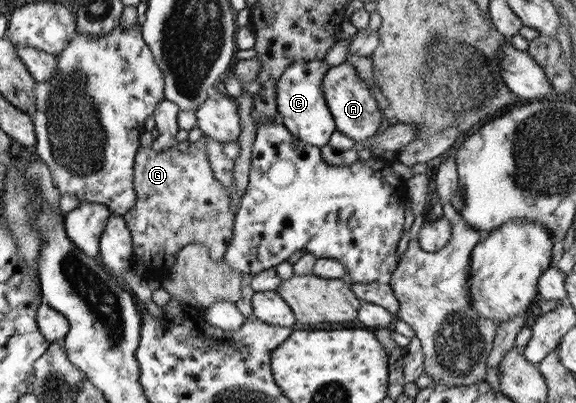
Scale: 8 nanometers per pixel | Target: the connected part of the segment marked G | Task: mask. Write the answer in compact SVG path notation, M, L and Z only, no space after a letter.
M202 136L195 142L183 140L175 142L166 153L159 154L148 146L138 146L133 160L133 189L136 200L129 210L121 216L132 238L132 251L140 265L144 267L144 279L162 281L168 277L170 267L174 265L174 255L180 247L188 243L206 245L210 259L220 261L230 240L234 215L229 209L228 191L212 176L212 170L207 161L206 138Z

